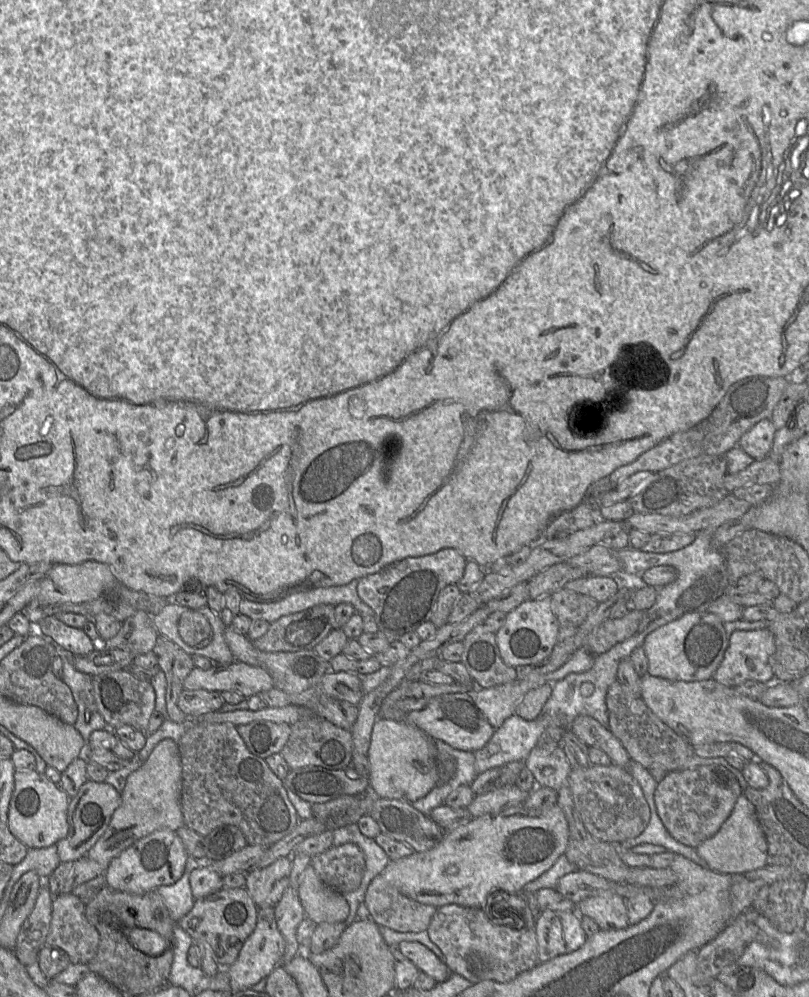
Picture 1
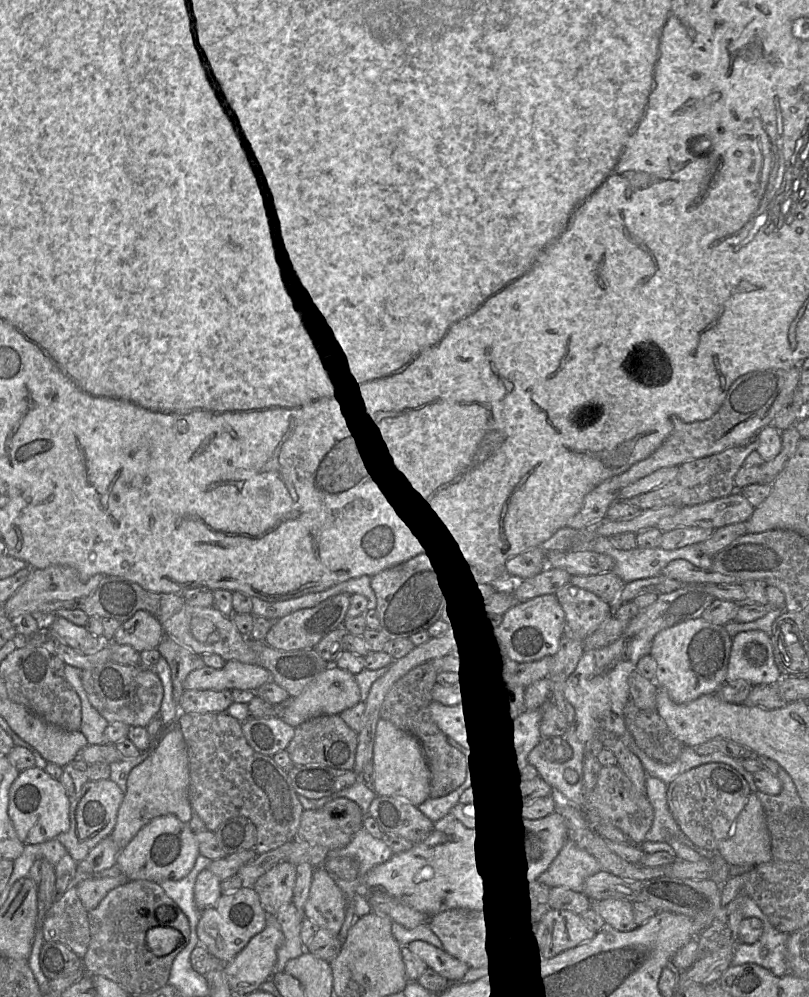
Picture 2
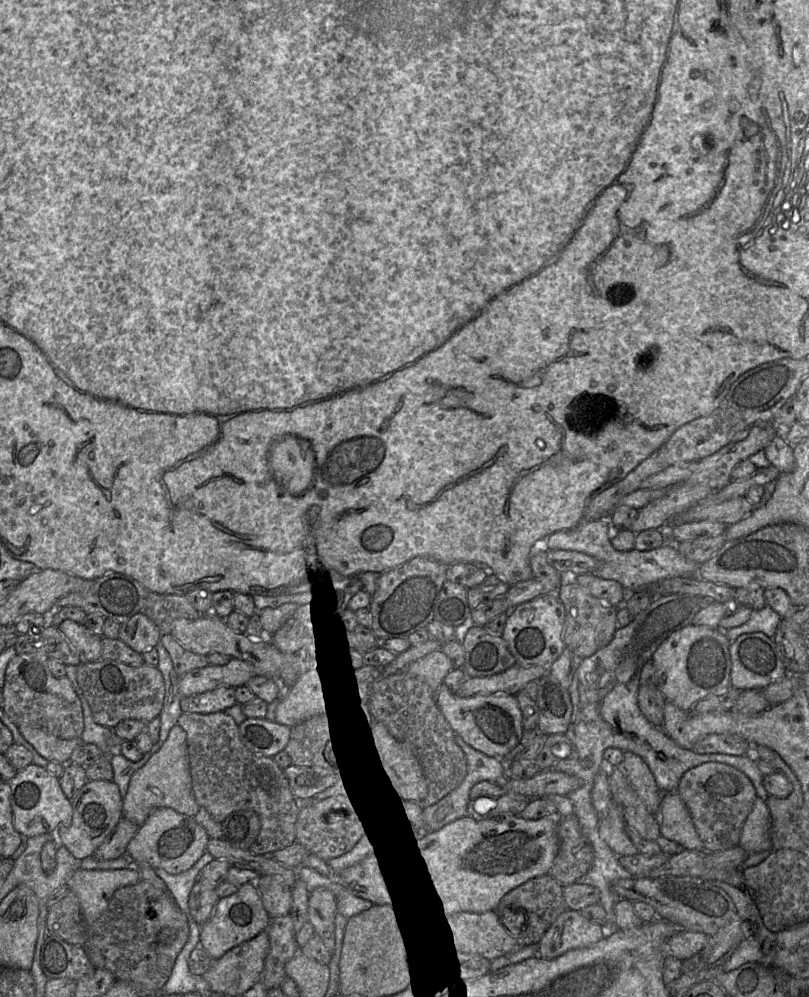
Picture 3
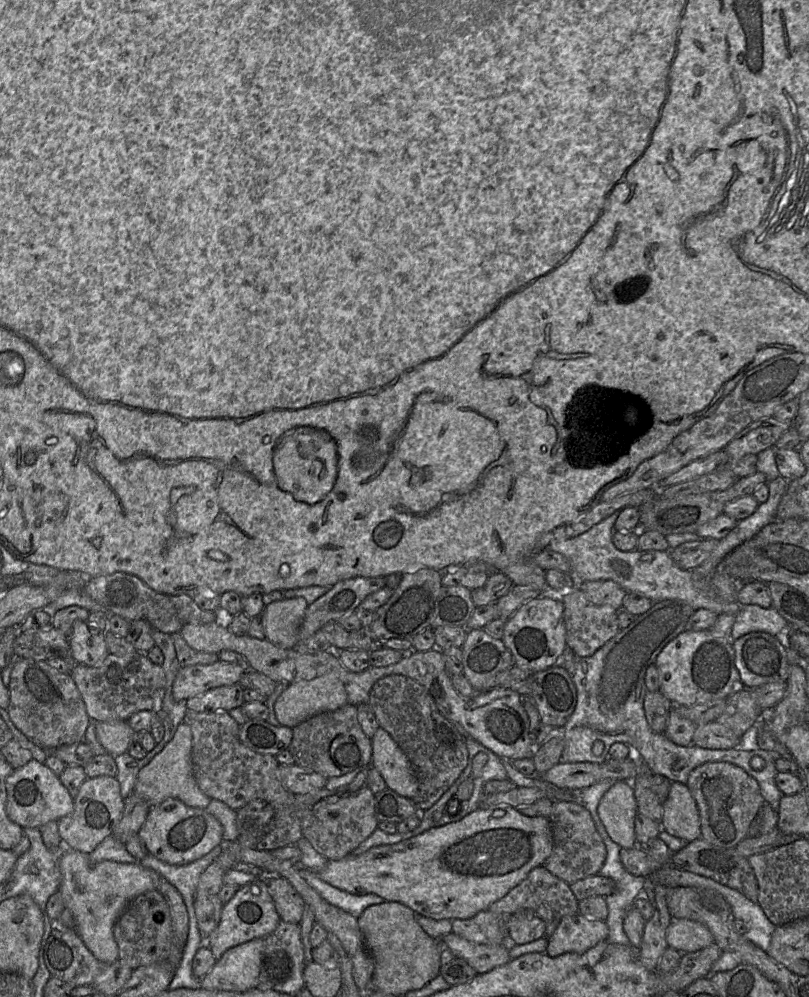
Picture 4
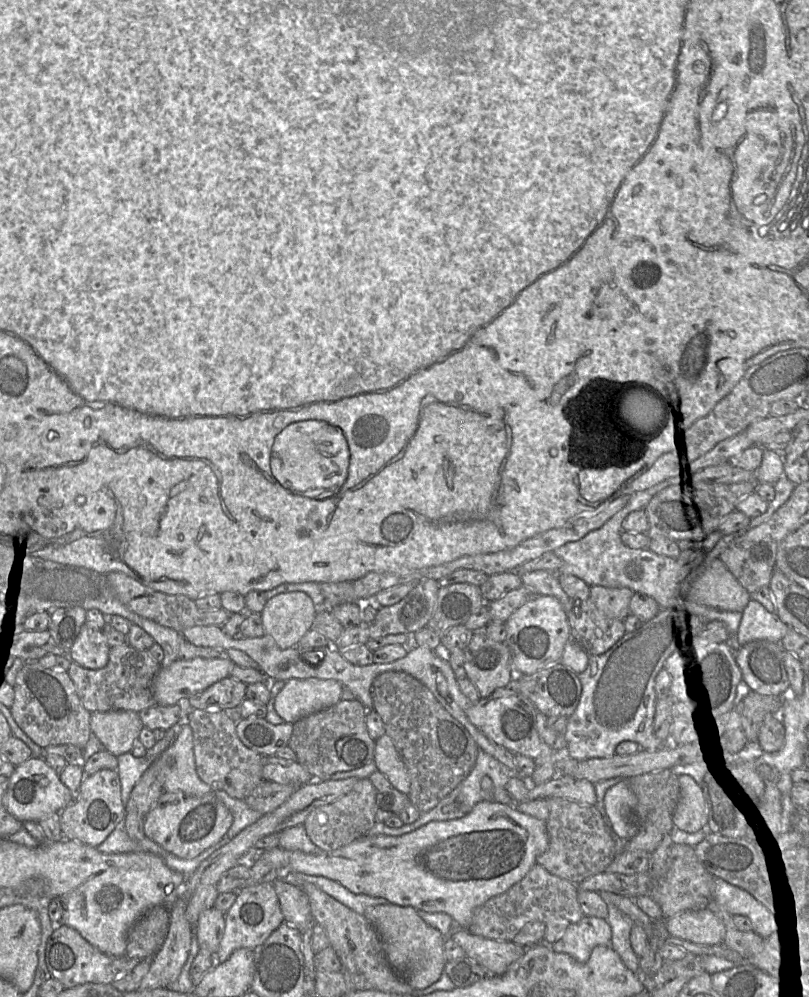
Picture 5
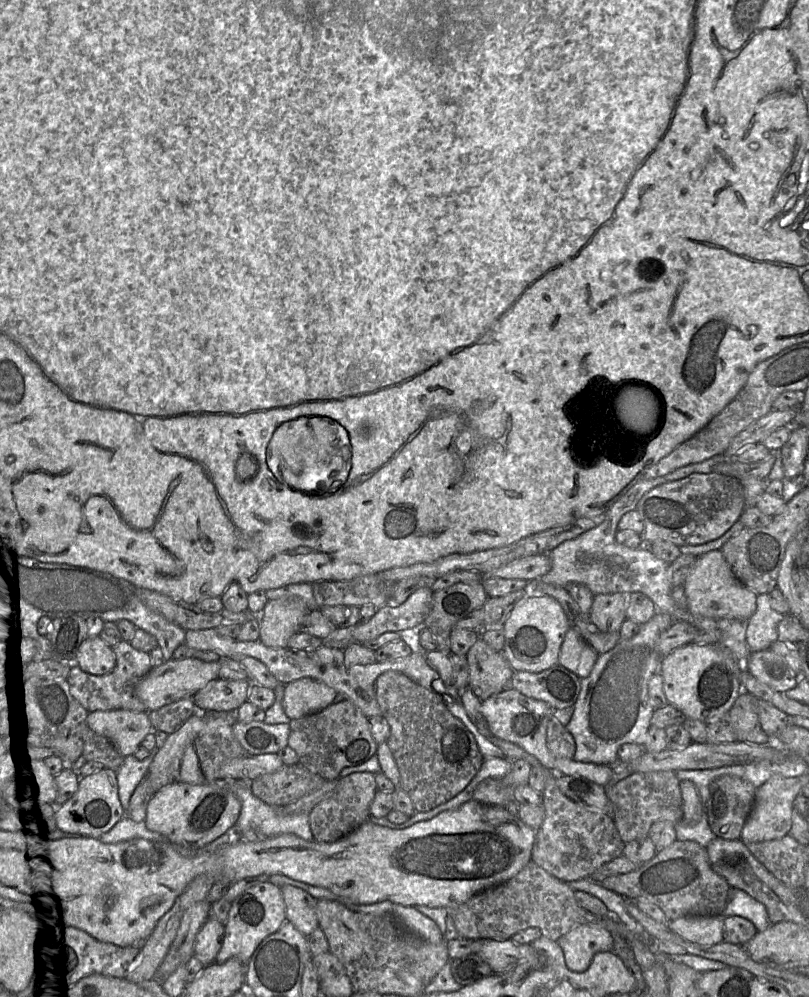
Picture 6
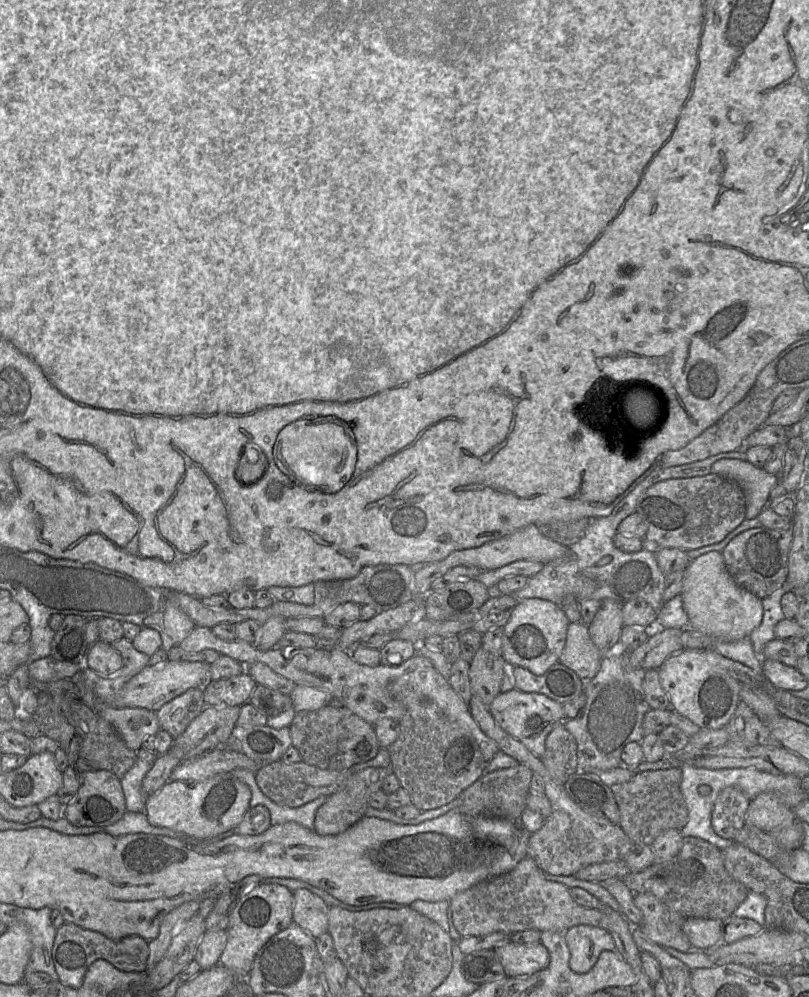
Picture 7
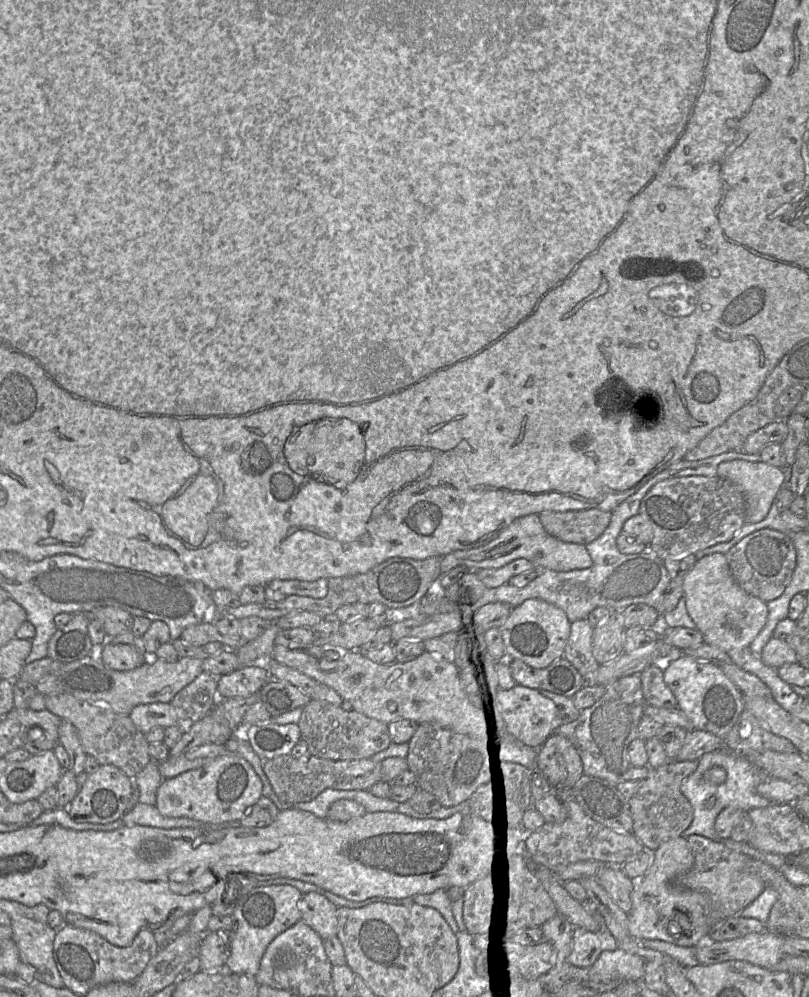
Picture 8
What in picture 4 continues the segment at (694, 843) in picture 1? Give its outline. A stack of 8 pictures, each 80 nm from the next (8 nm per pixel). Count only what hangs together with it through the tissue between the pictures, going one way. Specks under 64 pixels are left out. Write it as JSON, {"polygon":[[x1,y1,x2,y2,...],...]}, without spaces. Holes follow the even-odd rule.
{"polygon":[[708,762,695,768,687,783,700,816,700,837,721,848,734,848,744,840,757,819,765,800,755,778,729,762]]}

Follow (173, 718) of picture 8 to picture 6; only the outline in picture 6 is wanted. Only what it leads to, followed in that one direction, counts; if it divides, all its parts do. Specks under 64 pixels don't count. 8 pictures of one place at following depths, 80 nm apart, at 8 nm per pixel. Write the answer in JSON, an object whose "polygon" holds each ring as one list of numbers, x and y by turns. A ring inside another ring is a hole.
{"polygon":[[96,710,89,712,86,723,106,737,124,757,134,755,144,737,154,729,148,711]]}

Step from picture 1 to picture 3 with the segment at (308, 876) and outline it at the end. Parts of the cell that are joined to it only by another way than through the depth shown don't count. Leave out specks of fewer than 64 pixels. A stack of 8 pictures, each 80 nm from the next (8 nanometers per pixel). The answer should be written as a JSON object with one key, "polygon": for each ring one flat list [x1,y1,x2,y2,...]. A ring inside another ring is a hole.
{"polygon":[[317,888,309,893,308,899,308,920,331,956,332,948,336,944,335,919,337,907,335,896,328,889]]}

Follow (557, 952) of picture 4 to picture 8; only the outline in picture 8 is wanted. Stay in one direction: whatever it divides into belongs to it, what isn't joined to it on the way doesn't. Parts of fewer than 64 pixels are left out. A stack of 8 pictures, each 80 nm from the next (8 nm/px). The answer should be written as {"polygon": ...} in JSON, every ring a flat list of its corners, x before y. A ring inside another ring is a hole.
{"polygon":[[575,927,569,962,578,968,594,965,602,952,619,948,617,939,607,929,590,931]]}

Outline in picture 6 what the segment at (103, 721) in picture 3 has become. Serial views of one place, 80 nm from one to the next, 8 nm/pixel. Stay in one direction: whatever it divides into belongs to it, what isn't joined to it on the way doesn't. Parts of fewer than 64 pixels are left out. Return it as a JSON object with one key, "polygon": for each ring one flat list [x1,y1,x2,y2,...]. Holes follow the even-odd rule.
{"polygon":[[123,639,112,649,116,656,116,665,110,673,92,674,81,669,78,664,72,666,67,678,72,696,88,712,117,709,146,711,145,705,135,694,135,688,153,667,150,654,135,649,130,642]]}

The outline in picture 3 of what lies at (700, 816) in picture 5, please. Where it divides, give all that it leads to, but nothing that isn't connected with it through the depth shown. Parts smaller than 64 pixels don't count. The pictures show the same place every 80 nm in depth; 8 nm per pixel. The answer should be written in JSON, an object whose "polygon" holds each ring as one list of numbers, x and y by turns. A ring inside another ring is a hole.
{"polygon":[[676,791,663,792,657,819,660,835,687,850,703,850,690,812]]}

